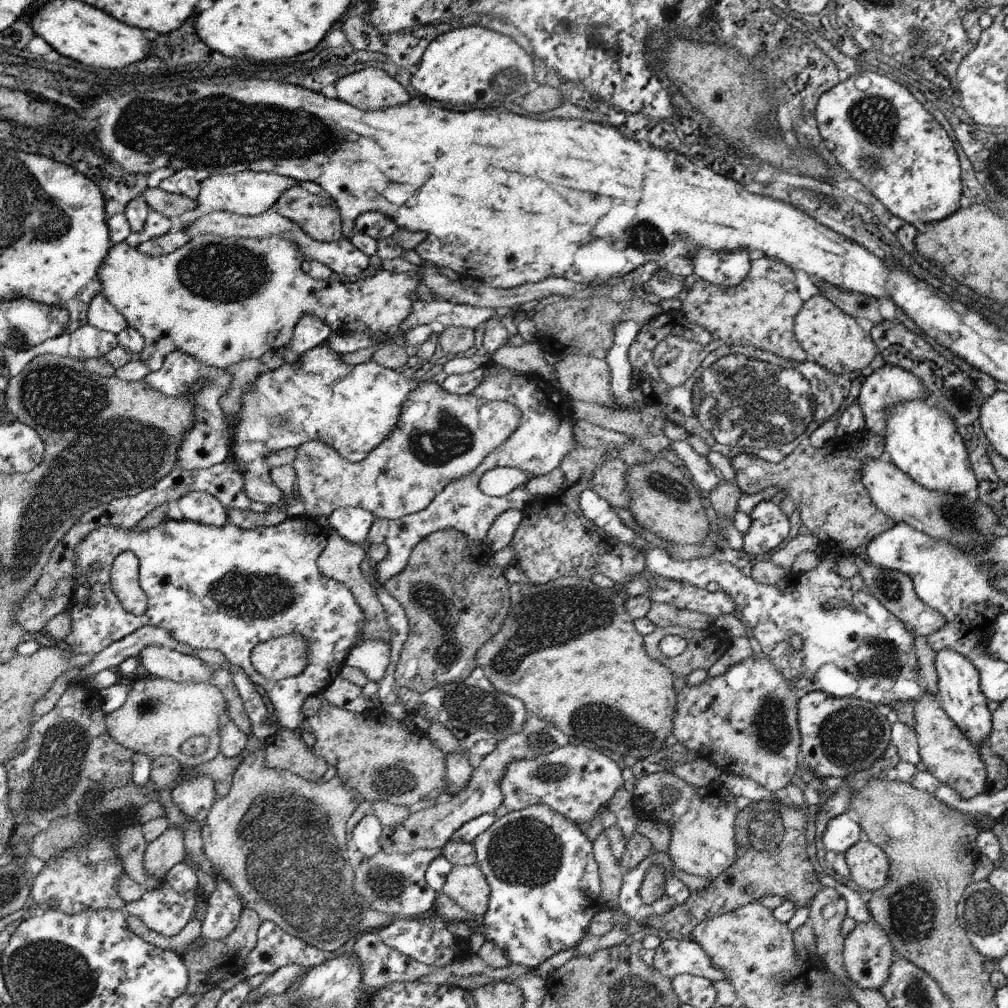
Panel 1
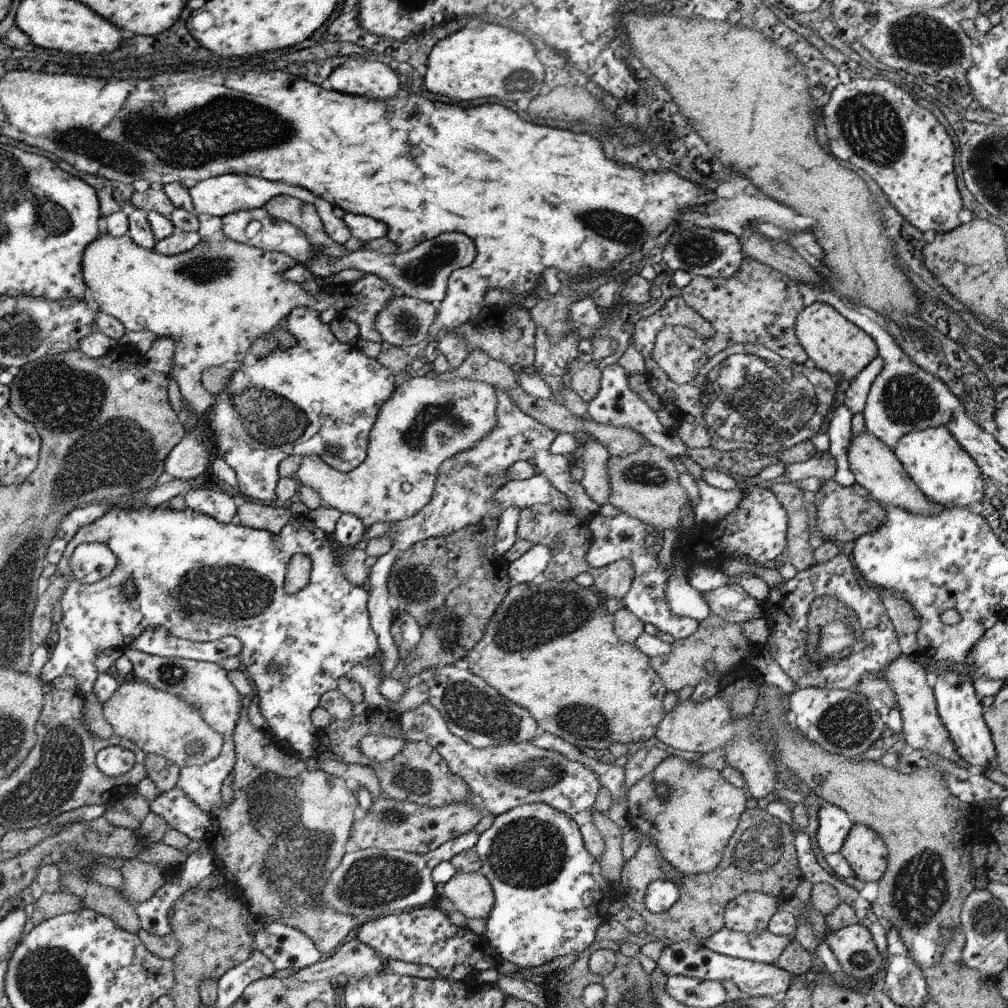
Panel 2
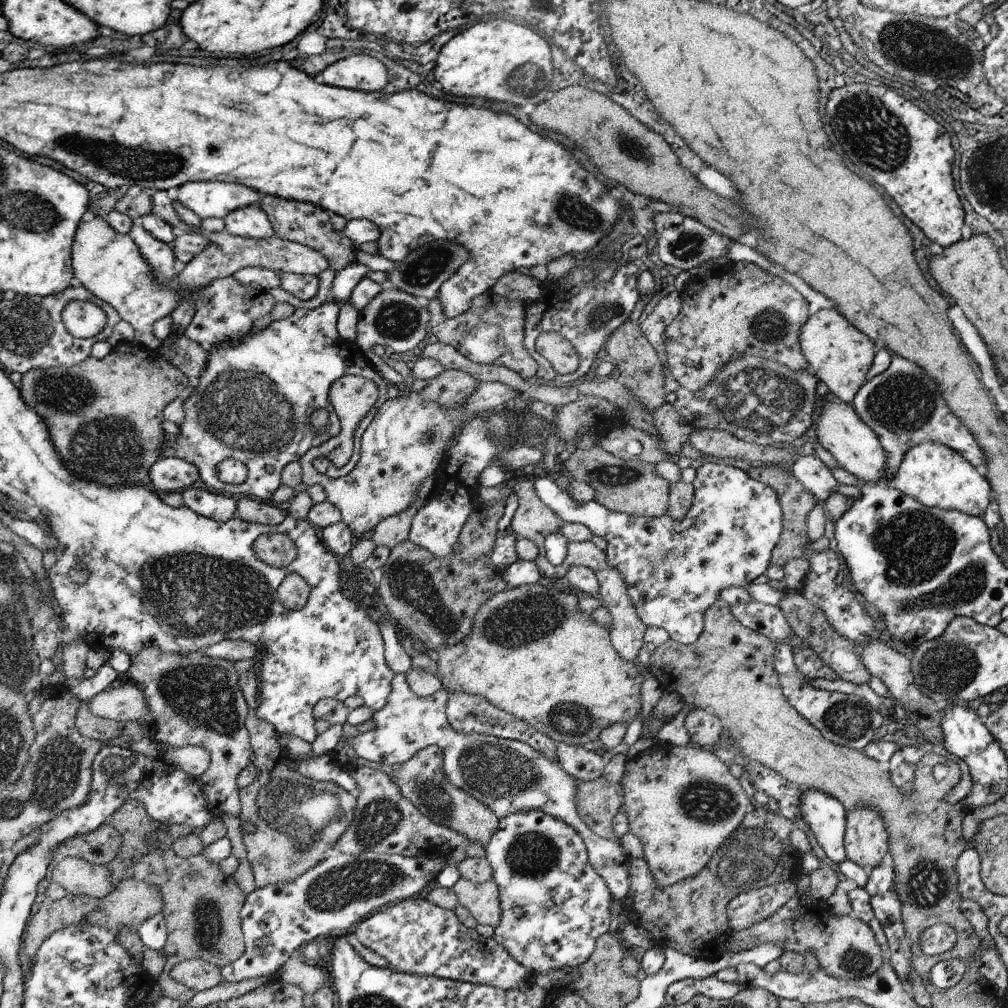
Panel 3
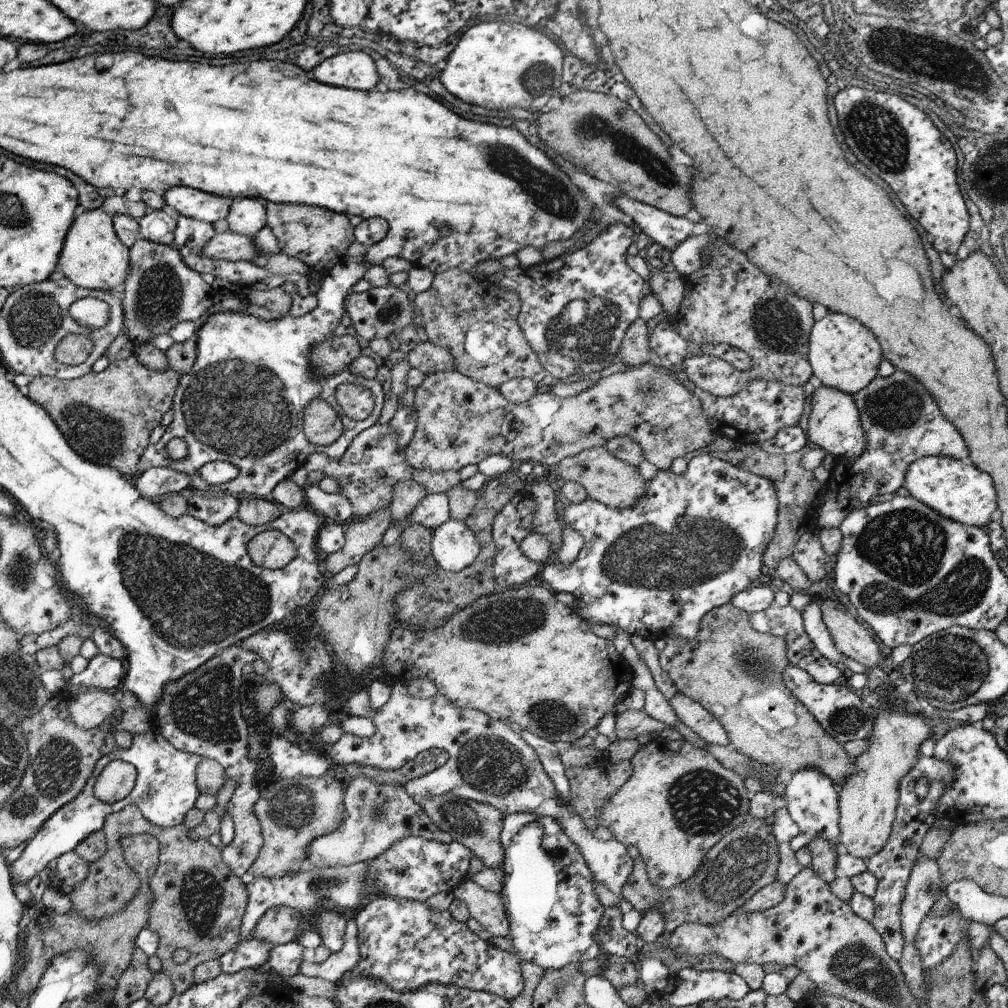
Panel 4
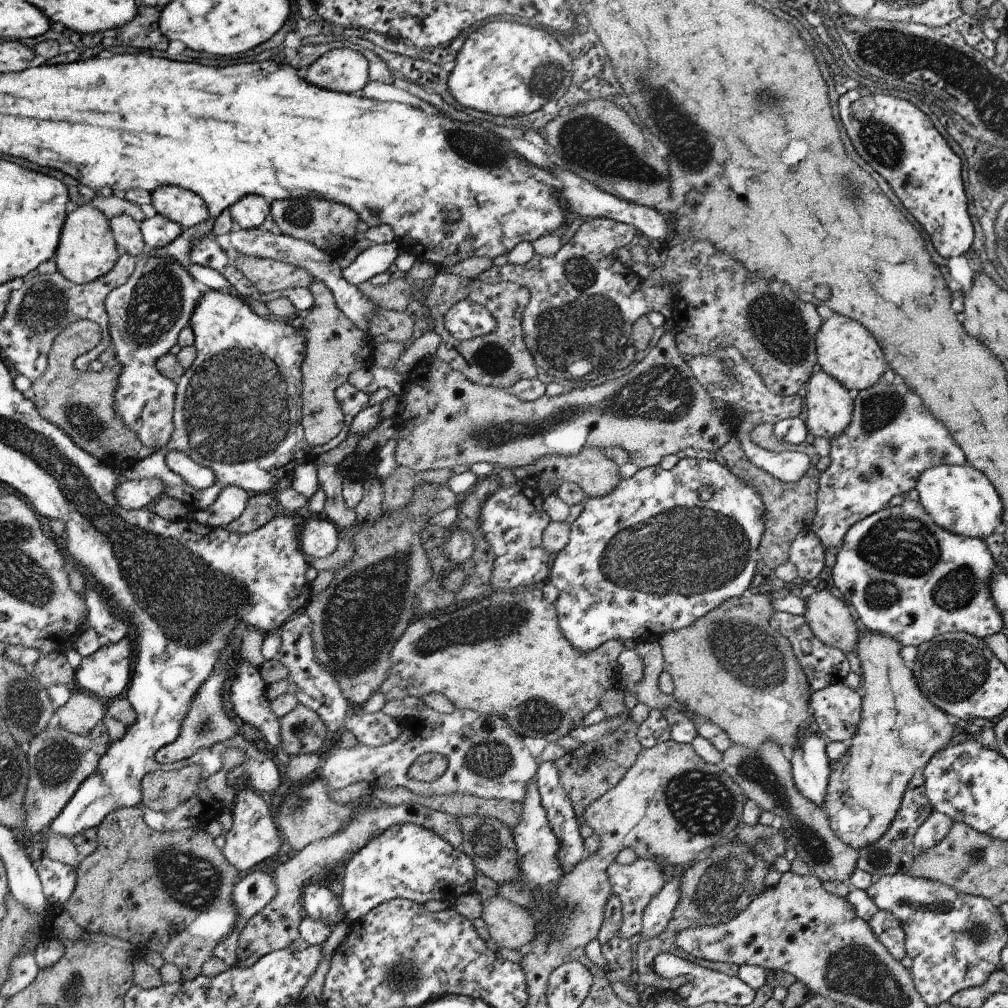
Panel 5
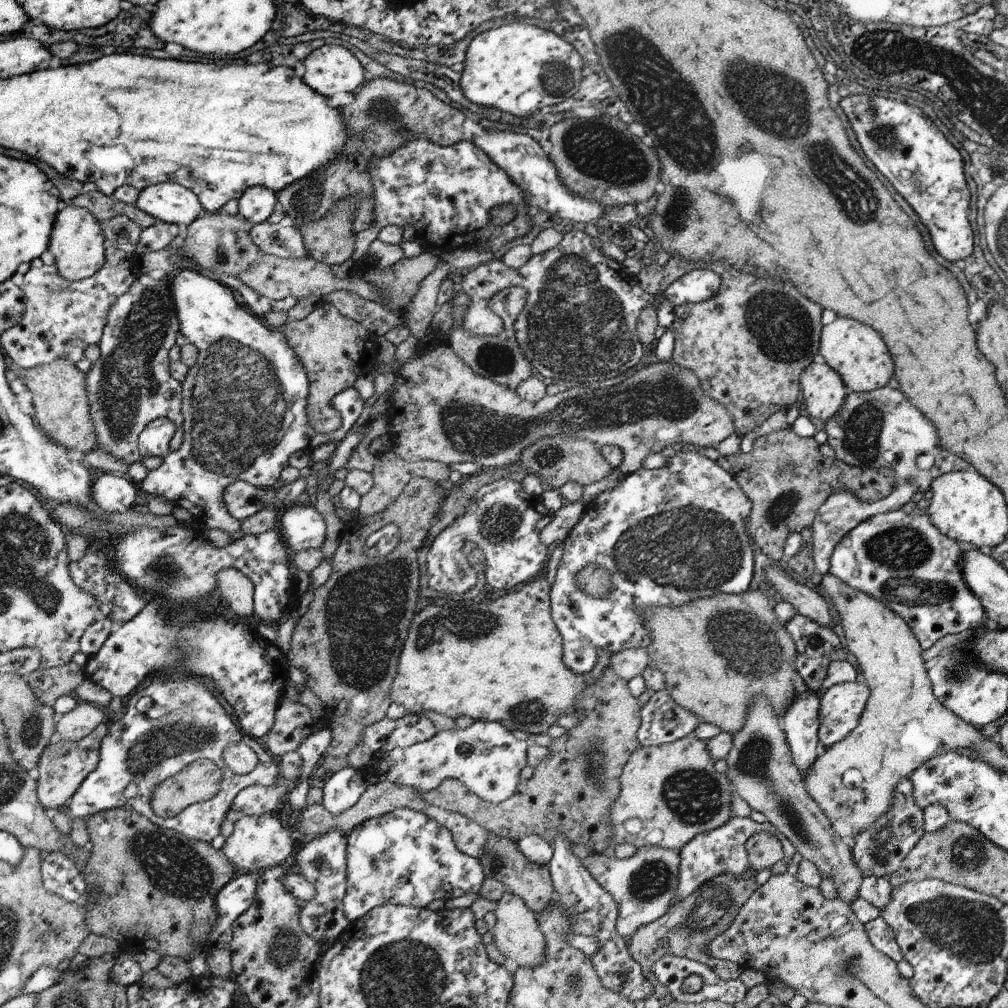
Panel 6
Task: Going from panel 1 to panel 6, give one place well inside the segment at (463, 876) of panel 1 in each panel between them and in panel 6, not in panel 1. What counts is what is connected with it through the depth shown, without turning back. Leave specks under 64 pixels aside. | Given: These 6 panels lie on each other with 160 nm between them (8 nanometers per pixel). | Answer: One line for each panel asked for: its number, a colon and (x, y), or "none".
2: (473, 895)
3: (482, 900)
4: (487, 907)
5: (511, 926)
6: (516, 934)

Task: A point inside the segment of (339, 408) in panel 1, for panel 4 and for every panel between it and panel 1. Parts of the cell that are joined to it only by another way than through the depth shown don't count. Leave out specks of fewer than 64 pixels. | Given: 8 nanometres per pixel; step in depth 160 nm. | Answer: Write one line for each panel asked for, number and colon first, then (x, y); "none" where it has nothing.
2: (321, 397)
3: (253, 402)
4: (242, 401)

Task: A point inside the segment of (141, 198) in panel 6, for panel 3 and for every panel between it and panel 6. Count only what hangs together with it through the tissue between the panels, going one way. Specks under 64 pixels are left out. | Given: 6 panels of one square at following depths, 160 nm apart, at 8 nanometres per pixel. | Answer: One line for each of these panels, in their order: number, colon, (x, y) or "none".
3: (207, 200)
4: (188, 202)
5: (182, 206)

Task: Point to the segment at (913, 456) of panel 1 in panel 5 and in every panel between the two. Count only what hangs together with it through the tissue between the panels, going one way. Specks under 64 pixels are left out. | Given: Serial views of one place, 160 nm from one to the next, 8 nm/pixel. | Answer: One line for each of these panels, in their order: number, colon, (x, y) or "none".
2: (943, 471)
3: (935, 475)
4: (956, 489)
5: (961, 500)

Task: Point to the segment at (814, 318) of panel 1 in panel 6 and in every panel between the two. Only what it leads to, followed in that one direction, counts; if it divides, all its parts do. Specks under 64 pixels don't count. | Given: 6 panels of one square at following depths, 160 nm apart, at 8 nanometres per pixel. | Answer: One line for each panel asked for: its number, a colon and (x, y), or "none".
2: (840, 348)
3: (841, 354)
4: (843, 354)
5: (845, 349)
6: (860, 357)

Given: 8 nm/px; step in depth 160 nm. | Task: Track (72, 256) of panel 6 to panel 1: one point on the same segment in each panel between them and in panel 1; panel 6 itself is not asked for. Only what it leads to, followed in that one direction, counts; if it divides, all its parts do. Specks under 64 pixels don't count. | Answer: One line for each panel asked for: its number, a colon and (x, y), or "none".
1: (222, 301)
2: (213, 301)
3: (109, 264)
4: (95, 258)
5: (87, 250)

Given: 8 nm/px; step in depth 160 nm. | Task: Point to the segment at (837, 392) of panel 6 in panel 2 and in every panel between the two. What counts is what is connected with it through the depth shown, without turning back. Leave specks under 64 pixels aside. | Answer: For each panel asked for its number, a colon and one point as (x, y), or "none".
2: (876, 468)
3: (839, 429)
4: (834, 424)
5: (829, 404)

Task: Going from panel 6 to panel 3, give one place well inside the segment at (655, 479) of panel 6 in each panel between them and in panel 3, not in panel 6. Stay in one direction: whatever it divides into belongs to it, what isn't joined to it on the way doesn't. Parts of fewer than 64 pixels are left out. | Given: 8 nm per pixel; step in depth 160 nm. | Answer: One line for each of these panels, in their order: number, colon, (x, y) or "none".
3: (674, 570)
4: (689, 544)
5: (664, 547)

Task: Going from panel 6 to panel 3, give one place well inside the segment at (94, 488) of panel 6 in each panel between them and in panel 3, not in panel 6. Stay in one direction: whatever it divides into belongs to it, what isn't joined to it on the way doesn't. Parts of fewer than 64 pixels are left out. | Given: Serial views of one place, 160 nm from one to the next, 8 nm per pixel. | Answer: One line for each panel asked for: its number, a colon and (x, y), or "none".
3: (169, 474)
4: (158, 481)
5: (131, 495)

